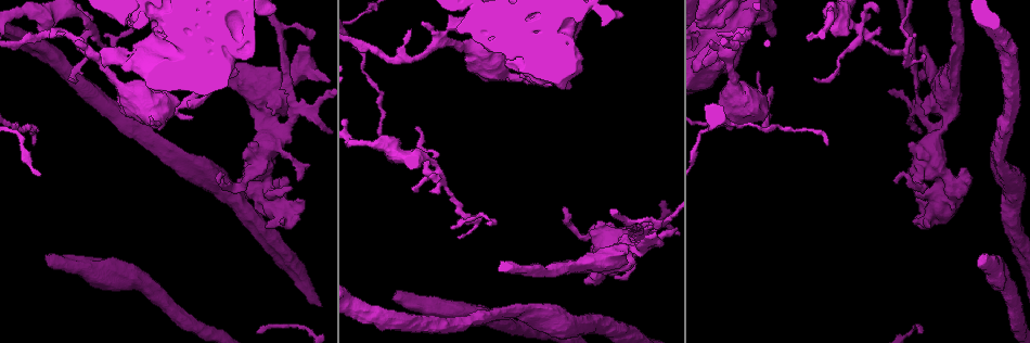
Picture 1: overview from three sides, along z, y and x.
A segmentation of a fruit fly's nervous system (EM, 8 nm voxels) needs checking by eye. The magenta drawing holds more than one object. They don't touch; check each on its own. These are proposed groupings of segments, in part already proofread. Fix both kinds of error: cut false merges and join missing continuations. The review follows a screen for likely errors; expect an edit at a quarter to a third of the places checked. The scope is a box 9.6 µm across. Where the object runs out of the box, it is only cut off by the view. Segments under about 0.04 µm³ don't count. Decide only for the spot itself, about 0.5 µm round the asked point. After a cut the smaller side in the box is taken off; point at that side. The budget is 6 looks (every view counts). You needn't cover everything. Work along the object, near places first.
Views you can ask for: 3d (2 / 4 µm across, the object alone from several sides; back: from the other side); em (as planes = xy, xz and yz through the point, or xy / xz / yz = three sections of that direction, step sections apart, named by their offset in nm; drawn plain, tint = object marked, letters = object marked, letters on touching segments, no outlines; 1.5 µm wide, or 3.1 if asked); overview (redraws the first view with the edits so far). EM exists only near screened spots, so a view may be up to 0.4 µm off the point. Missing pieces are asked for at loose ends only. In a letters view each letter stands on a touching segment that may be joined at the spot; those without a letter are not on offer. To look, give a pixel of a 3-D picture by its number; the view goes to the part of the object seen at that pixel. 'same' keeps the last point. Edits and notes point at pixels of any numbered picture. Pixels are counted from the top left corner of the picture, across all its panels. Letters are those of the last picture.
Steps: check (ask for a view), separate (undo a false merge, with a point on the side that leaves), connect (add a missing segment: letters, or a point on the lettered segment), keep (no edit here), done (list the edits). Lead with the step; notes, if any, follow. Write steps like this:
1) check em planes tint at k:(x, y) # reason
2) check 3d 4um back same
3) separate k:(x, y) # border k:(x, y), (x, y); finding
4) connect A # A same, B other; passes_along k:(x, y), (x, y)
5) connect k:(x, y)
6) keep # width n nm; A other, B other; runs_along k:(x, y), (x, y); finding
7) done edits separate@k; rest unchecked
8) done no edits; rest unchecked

check em planes tint at 1:(851, 20) # a narrow waist

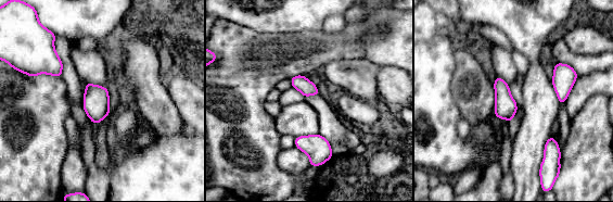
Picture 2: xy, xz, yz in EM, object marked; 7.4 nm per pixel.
check em planes letters same # what lies round it

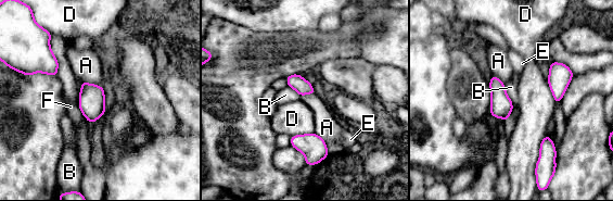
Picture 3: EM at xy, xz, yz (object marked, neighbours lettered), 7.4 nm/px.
keep # longest_contact B 280 nm; A other, B other, D other, E other, F other; continuous, no second neuron

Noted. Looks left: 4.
check 3d 4um at 1:(462, 215) # abrupt turn

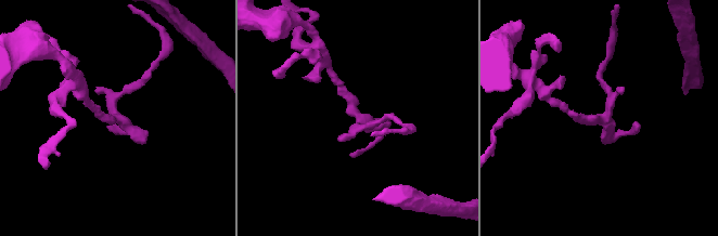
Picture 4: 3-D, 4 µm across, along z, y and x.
check em xy step 8 letters at 4:(605, 118) # need the tissue

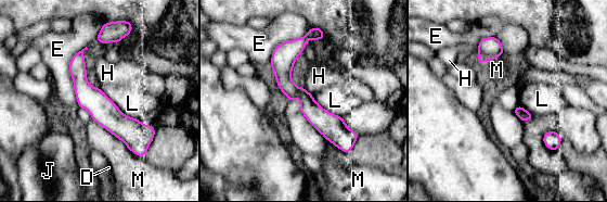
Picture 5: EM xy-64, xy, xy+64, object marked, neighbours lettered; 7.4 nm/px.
keep # D other, E other, H other, J other, L other, M other; runs_along 5:(309, 34), (285, 80), (344, 147); one neuron here

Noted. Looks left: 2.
check 3d 2um at 1:(895, 181) # tapers out

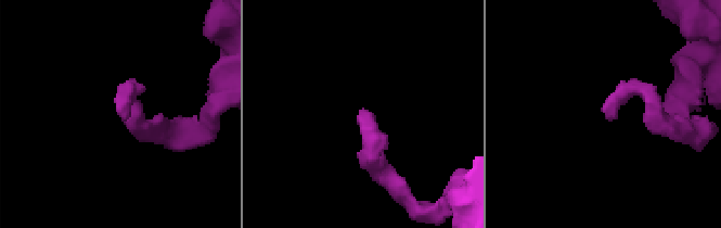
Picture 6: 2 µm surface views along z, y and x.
check em planes letters at 6:(120, 115) # need the tissue

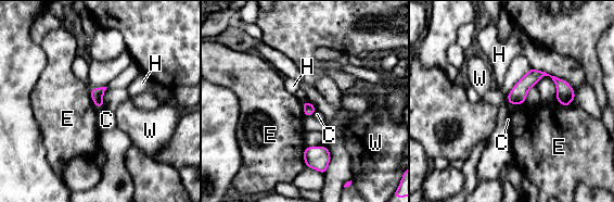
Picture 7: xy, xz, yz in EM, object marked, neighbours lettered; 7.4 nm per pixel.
keep # C other, E other, H other, W other; border 7:(306, 147), (304, 151), (305, 166); no lettered segment goes on from it

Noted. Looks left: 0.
done no edits; rest unchecked

